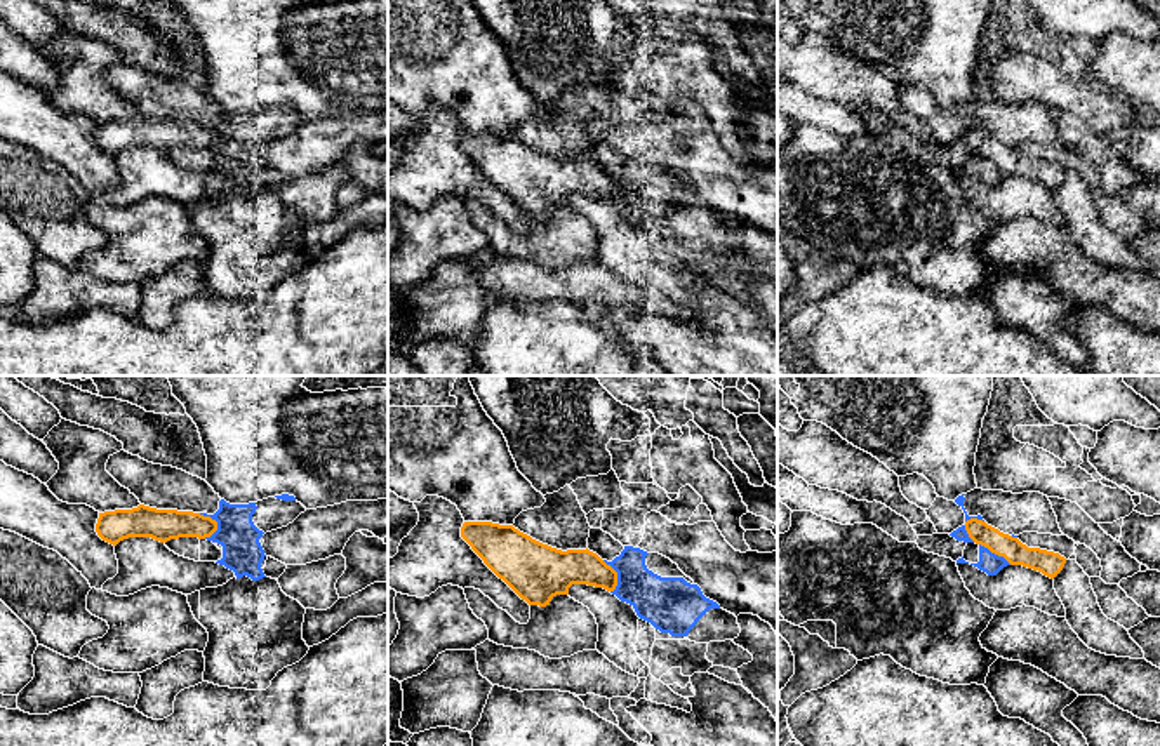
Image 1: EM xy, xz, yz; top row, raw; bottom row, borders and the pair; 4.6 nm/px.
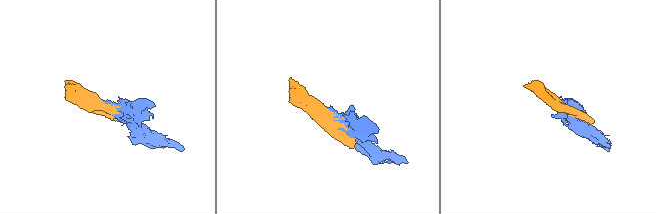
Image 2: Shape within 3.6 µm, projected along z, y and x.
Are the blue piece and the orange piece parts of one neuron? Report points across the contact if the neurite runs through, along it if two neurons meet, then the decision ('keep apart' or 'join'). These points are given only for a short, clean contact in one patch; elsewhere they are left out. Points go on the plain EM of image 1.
keep apart

